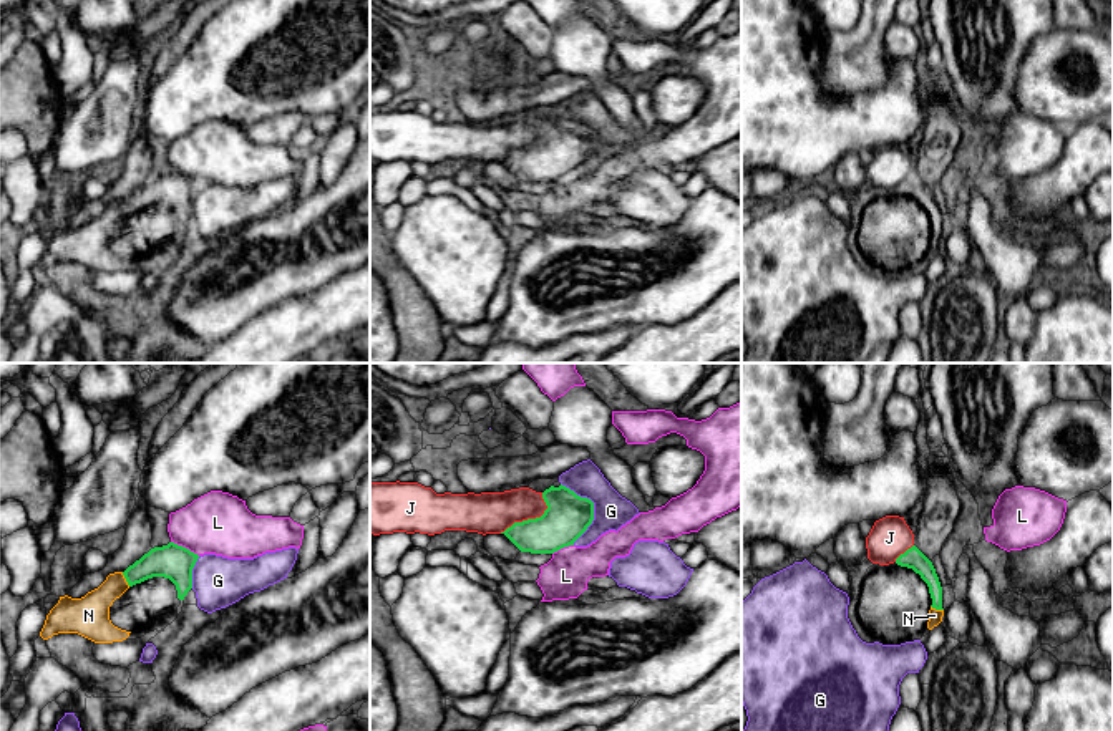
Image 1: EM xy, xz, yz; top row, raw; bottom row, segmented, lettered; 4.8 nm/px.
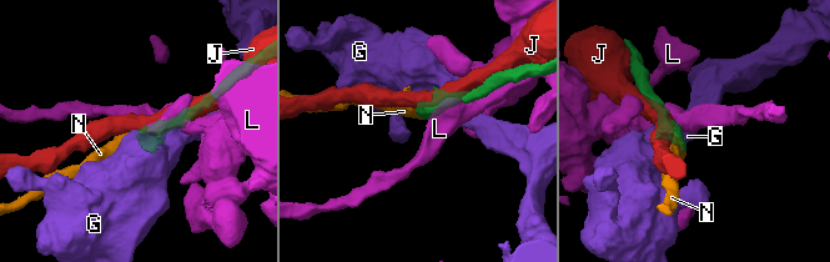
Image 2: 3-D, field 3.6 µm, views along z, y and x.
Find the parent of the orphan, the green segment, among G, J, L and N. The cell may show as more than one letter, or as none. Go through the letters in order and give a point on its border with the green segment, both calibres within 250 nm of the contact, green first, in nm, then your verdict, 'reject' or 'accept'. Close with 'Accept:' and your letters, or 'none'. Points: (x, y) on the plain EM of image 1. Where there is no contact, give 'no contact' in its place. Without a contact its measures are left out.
G: xz (592, 136) | 220/180 nm | reject
J: xz (531, 148) | 220/200 nm | reject
L: xy (184, 176) | 170/300 nm | reject
N: xy (125, 206) | 170/190 nm | accept
Accept: N

